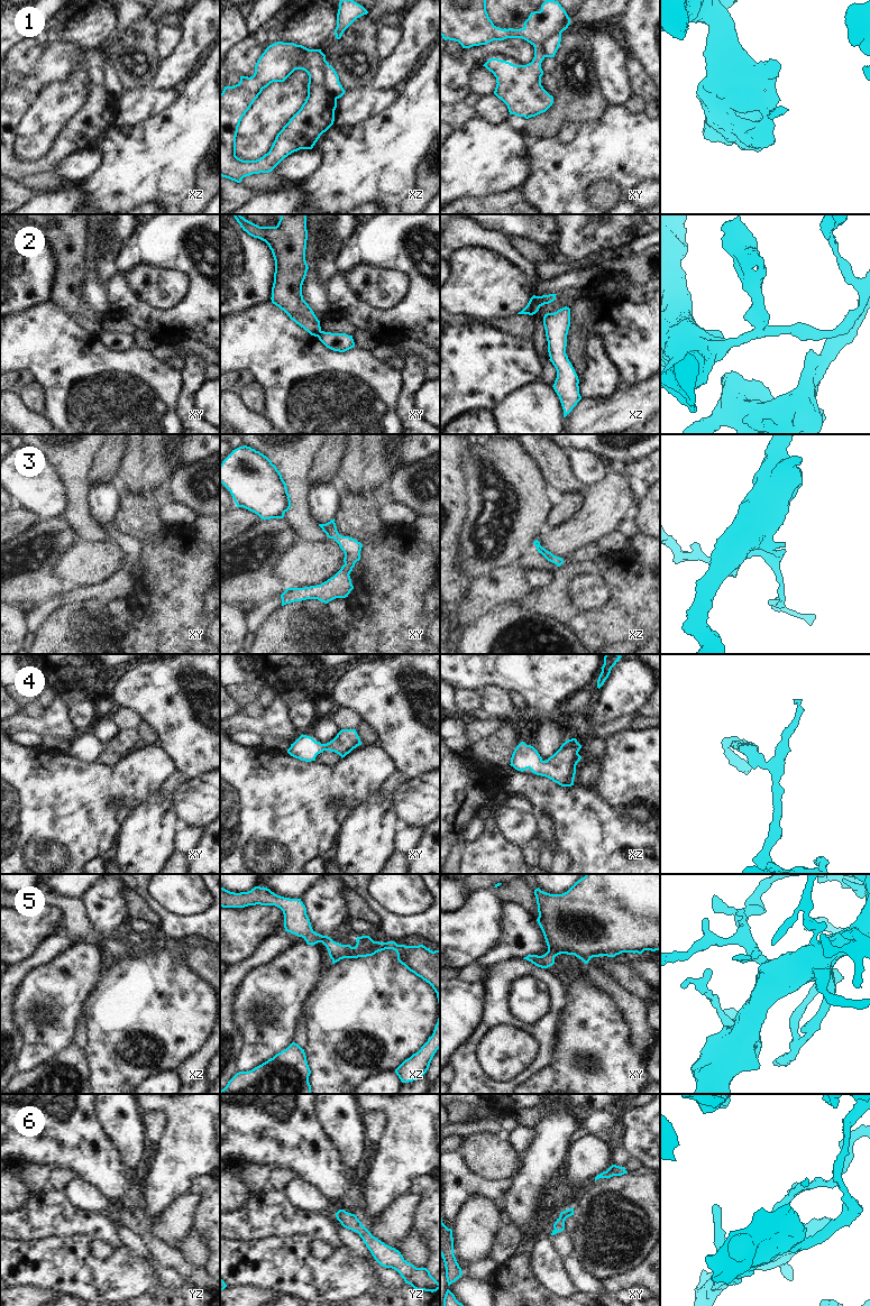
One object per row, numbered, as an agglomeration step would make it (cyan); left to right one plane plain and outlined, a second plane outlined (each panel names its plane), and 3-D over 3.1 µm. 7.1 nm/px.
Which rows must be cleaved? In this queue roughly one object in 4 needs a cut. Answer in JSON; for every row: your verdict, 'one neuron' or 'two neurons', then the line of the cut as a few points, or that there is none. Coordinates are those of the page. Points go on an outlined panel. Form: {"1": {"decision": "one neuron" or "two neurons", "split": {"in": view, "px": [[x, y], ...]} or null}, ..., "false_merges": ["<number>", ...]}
{"1": {"decision": "two neurons", "split": {"in": "xz", "px": [[326, 61], [323, 86], [336, 99]]}}, "2": {"decision": "two neurons", "split": {"in": "xz", "px": [[537, 296], [541, 305]]}}, "3": {"decision": "one neuron", "split": null}, "4": {"decision": "one neuron", "split": null}, "5": {"decision": "one neuron", "split": null}, "6": {"decision": "one neuron", "split": null}, "false_merges": ["1", "2"]}

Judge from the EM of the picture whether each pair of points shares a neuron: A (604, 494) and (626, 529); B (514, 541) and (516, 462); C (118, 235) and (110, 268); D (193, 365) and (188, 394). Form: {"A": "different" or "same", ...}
{"A": "different", "B": "same", "C": "same", "D": "same"}

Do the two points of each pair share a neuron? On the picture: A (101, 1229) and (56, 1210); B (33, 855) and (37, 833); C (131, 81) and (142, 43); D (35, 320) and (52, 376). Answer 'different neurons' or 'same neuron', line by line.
A: same neuron
B: different neurons
C: same neuron
D: same neuron

